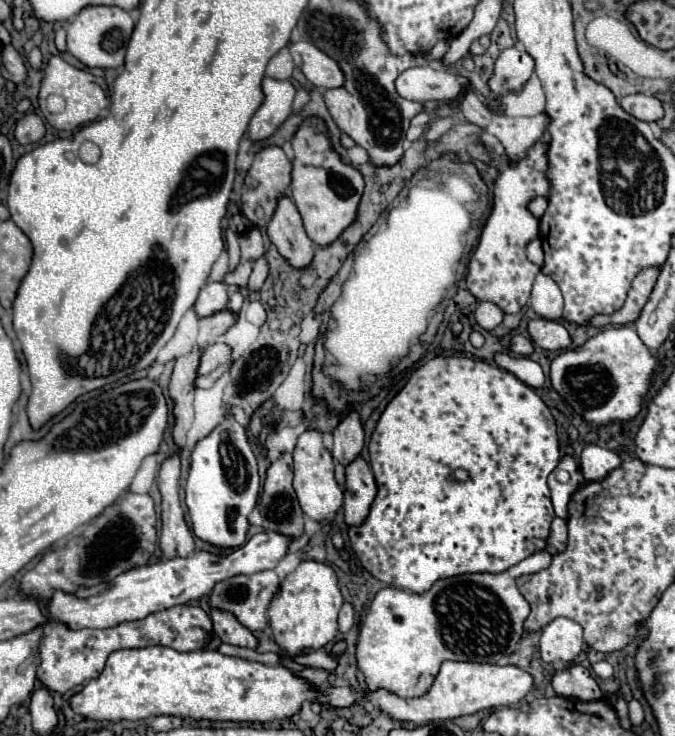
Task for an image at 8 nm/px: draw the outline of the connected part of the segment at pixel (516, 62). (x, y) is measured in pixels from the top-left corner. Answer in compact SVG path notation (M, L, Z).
M511 46L503 50L501 56L497 58L493 76L489 78L489 90L493 92L495 98L507 94L521 94L533 70L535 60L527 52L521 52L515 46Z

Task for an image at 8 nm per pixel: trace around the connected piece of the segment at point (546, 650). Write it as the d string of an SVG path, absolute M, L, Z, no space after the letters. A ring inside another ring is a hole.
M555 618L541 632L543 662L573 662L583 650L583 628L569 618Z

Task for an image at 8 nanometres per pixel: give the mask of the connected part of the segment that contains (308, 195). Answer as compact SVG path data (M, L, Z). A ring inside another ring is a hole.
M319 118L305 120L291 142L295 150L291 198L303 218L309 238L317 246L329 246L357 218L357 206L363 196L363 176L357 168L343 164L339 154L331 150L325 124Z

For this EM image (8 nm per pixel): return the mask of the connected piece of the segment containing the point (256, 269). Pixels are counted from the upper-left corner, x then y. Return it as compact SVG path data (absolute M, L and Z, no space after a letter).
M259 258L253 266L253 272L251 272L251 278L249 278L249 284L247 288L249 290L259 290L265 282L265 276L267 276L267 260L265 258Z

